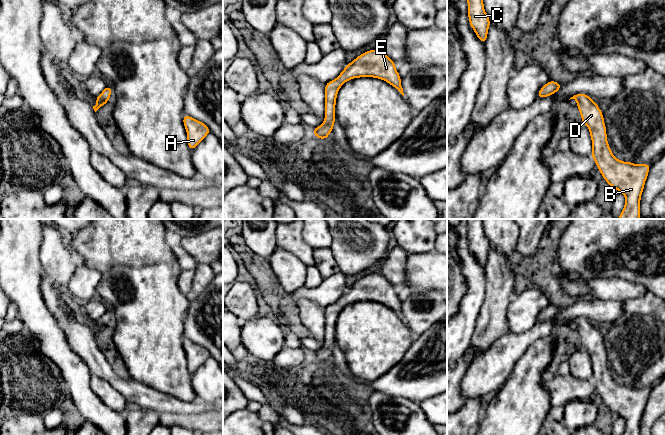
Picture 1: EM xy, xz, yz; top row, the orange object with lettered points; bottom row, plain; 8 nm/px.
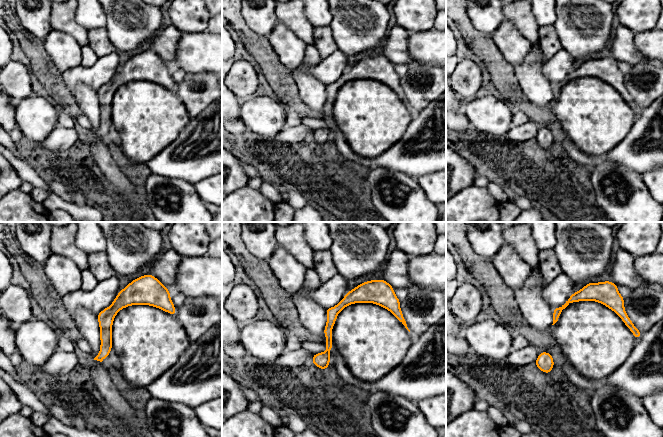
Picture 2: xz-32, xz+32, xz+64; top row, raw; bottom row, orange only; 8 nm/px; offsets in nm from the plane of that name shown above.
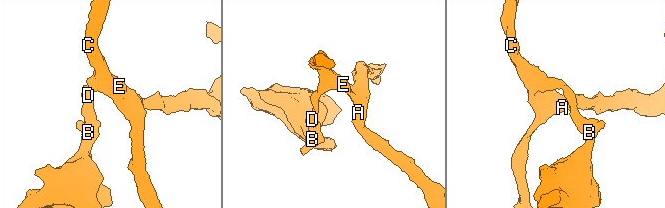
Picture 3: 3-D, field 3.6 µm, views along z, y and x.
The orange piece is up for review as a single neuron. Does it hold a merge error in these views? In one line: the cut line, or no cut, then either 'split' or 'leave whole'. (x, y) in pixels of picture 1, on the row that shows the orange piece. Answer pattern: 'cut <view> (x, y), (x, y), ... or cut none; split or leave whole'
cut none; leave whole

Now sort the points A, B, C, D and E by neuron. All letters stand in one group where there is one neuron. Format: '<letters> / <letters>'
A B C D E

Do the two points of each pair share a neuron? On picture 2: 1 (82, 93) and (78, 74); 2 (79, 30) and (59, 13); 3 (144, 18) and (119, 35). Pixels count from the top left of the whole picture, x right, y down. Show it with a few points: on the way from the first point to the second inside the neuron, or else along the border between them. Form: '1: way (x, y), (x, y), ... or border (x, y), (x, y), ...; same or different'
1: border (96, 90), (85, 84), (78, 84), (73, 95); different
2: way (74, 28), (64, 18); same
3: way (138, 22), (132, 22), (125, 29); same

